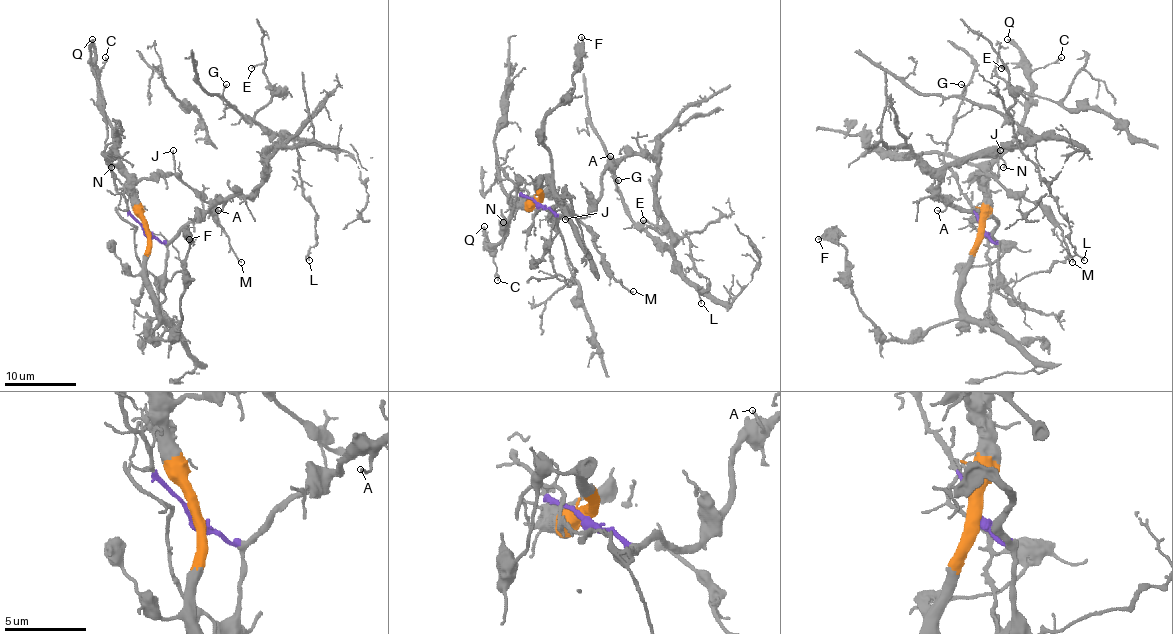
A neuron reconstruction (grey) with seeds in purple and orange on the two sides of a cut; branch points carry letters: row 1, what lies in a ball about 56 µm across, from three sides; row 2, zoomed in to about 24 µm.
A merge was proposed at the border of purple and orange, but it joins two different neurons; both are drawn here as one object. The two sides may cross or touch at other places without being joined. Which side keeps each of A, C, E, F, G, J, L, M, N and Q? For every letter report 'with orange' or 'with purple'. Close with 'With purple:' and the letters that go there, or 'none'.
A: with purple
C: with orange
E: with purple
F: with orange
G: with purple
J: with orange
L: with purple
M: with orange
N: with orange
Q: with orange
With purple: A, E, G, L

